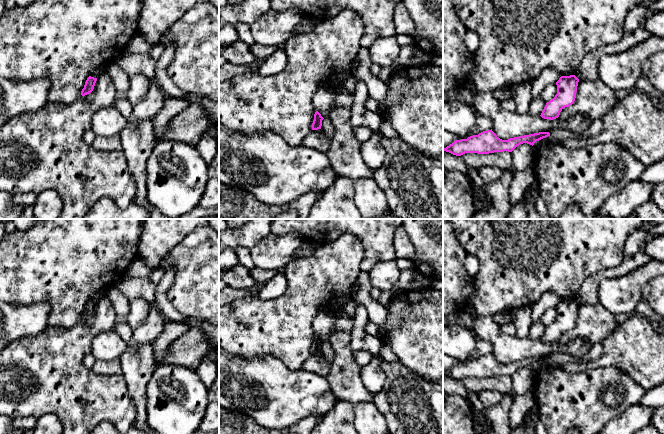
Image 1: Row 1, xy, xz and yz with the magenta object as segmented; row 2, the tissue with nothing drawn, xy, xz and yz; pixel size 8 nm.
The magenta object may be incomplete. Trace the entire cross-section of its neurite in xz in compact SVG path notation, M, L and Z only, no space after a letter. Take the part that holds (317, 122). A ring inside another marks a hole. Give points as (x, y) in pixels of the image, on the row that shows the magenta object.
M316 111L314 114L314 120L312 123L312 130L321 129L323 119L324 118L321 116L321 114L318 111Z

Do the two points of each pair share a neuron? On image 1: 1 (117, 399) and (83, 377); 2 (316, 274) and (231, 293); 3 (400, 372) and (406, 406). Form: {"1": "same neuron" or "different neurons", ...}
{"1": "same neuron", "2": "different neurons", "3": "same neuron"}

